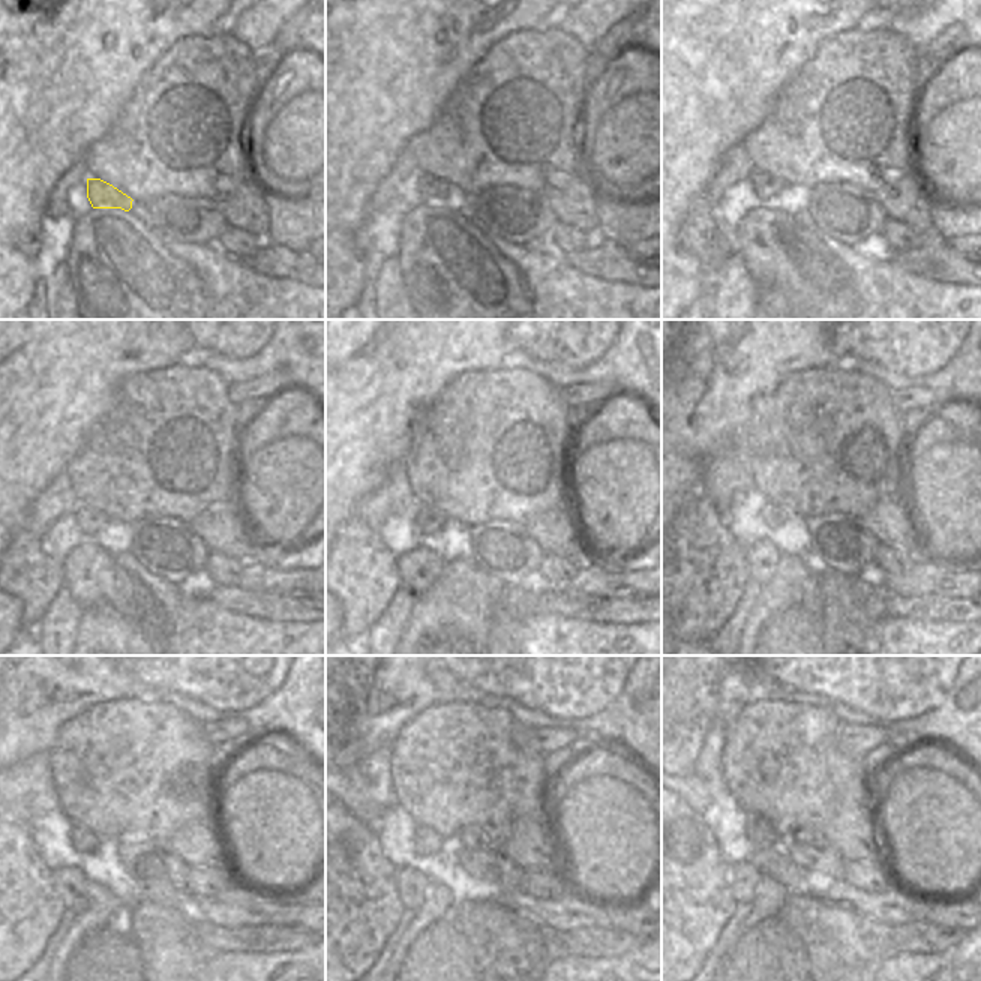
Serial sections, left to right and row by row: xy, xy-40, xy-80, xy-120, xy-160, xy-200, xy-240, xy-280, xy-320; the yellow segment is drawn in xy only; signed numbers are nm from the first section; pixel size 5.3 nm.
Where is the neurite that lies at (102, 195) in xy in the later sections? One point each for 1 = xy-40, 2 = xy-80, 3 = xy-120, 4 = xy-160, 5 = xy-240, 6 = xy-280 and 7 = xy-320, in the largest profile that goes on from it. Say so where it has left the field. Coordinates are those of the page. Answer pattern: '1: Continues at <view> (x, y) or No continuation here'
1: Continues at xy-40 (432, 189)
2: Continues at xy-80 (765, 185)
3: Continues at xy-120 (90, 521)
4: Continues at xy-160 (429, 519)
5: Continues at xy-240 (84, 840)
6: Continues at xy-280 (426, 842)
7: Continues at xy-320 (761, 834)

